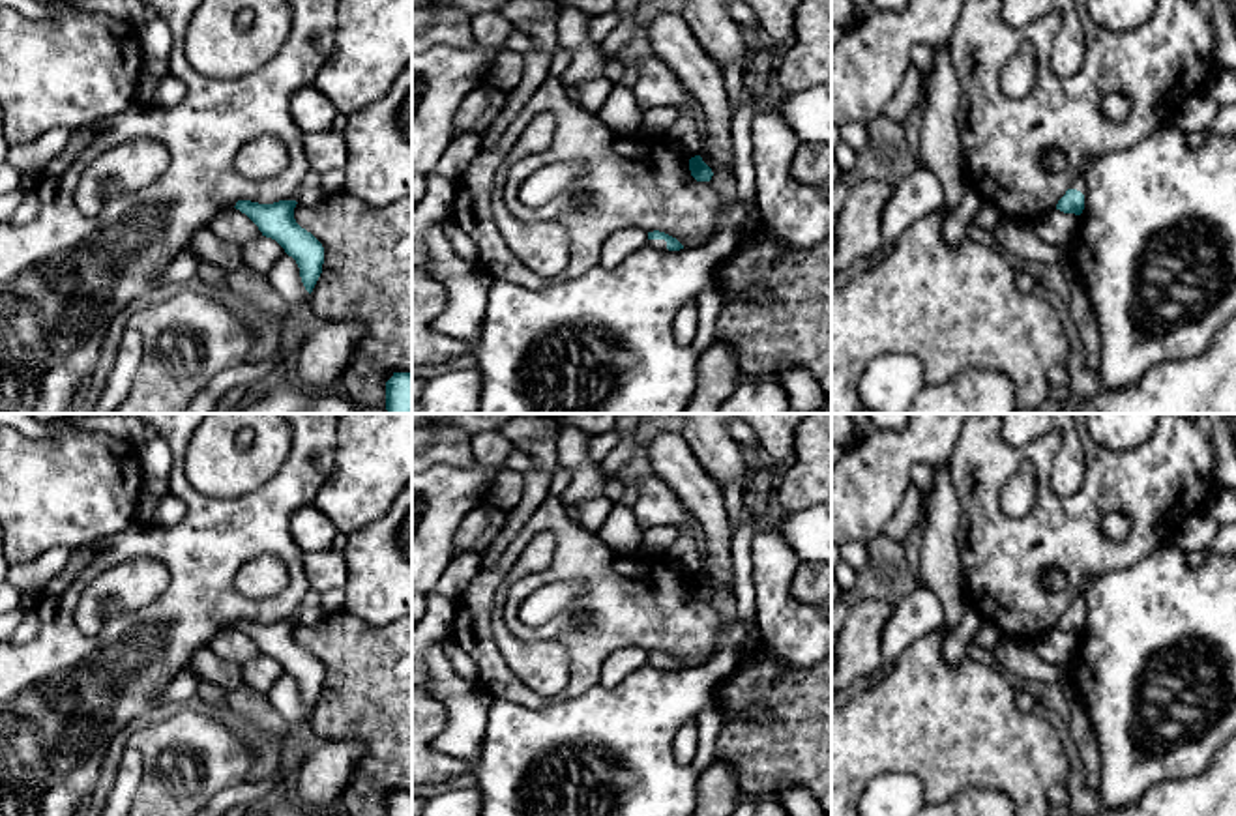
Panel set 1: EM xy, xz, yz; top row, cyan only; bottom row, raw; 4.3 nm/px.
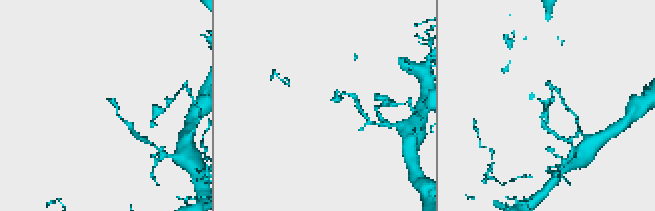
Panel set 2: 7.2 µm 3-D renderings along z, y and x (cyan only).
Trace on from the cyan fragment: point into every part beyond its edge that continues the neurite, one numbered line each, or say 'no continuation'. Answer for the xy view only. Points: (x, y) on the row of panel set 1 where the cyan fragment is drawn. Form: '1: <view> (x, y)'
no continuation

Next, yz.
1: yz (1079, 182)

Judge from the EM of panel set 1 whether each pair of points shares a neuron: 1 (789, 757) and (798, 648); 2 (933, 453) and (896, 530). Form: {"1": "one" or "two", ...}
{"1": "two", "2": "two"}

